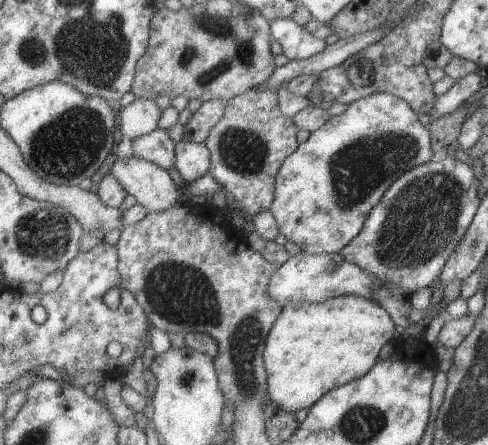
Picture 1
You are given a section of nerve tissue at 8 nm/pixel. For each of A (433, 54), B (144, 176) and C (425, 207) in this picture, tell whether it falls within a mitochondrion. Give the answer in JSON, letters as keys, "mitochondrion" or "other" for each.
{"A":"other","B":"other","C":"mitochondrion"}

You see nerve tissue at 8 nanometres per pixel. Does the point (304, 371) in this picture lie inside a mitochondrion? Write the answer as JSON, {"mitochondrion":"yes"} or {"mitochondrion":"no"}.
{"mitochondrion":"no"}

